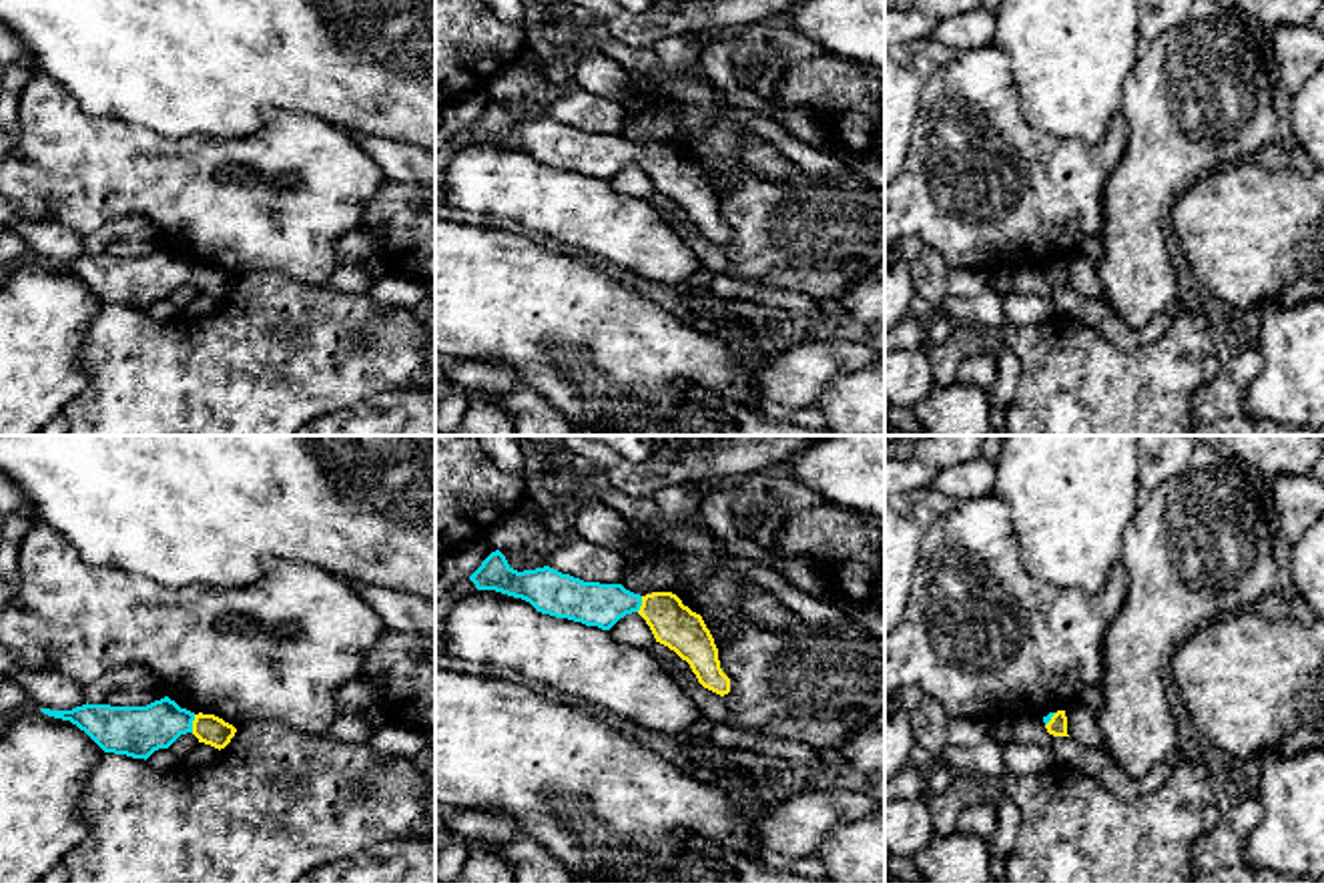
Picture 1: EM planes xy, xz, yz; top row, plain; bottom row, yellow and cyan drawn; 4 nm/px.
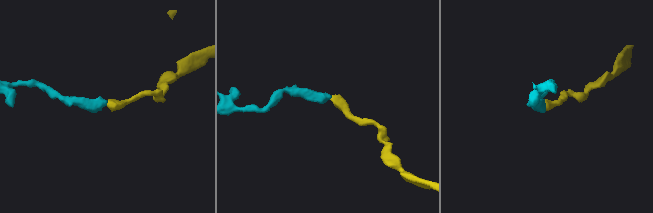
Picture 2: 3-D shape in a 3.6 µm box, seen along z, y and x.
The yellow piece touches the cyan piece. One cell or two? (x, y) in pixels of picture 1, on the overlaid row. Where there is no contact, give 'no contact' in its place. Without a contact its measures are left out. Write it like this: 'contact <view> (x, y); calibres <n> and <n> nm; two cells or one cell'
contact xy (193, 723); calibres 120 and 200 nm; one cell

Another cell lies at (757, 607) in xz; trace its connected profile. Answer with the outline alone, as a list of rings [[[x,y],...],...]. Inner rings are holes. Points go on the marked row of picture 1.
[[[678,556],[678,572],[678,584],[670,592],[676,594],[684,606],[702,616],[716,648],[728,638],[728,628],[714,624],[692,602],[692,594],[712,578],[732,580],[738,584],[740,594],[734,604],[734,612],[748,626],[768,632],[782,632],[792,626],[792,610],[788,610],[770,590],[736,574],[726,562],[708,562],[692,556]]]

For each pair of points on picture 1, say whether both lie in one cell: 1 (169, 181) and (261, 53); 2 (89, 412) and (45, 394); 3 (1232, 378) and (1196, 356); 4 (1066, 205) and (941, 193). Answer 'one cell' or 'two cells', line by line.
1: two cells
2: two cells
3: two cells
4: one cell

